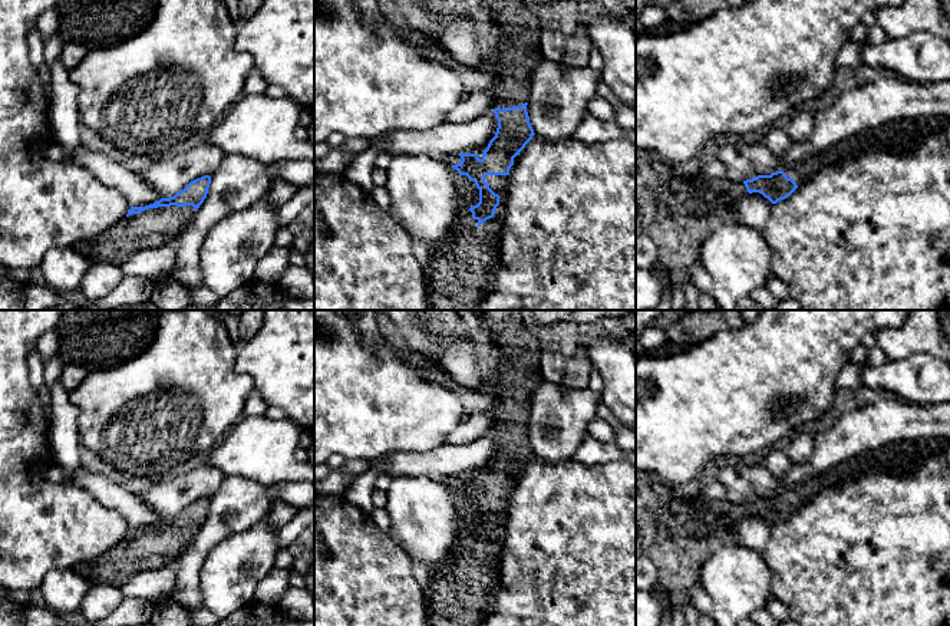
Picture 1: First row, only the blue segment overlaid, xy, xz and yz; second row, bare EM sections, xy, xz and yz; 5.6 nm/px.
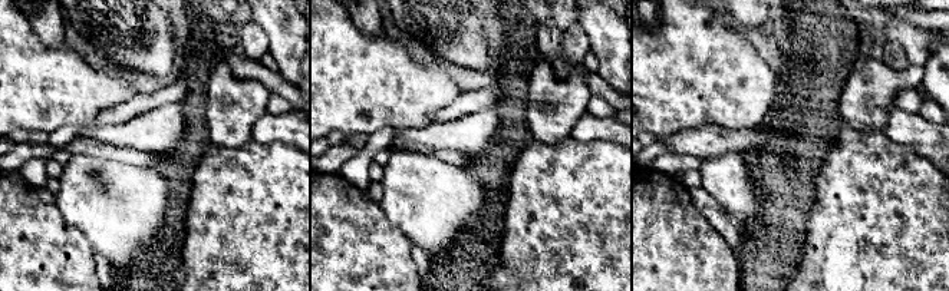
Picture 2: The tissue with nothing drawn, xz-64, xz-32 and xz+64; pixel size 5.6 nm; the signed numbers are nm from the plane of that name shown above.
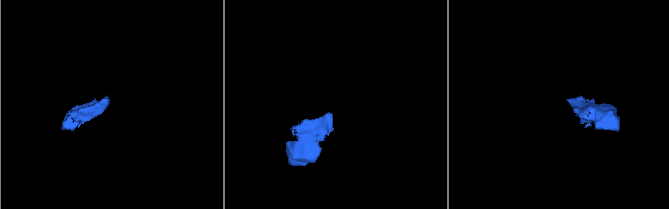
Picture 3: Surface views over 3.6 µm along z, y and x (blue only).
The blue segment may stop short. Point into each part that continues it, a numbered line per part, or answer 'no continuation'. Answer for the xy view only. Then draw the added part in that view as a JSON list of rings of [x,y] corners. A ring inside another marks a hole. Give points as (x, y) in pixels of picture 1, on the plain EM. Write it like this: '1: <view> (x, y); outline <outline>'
1: xy (151, 550); outline [[[192,527],[158,528],[122,540],[103,556],[85,563],[77,570],[90,583],[109,583],[122,587],[144,570],[175,566],[195,536]]]

